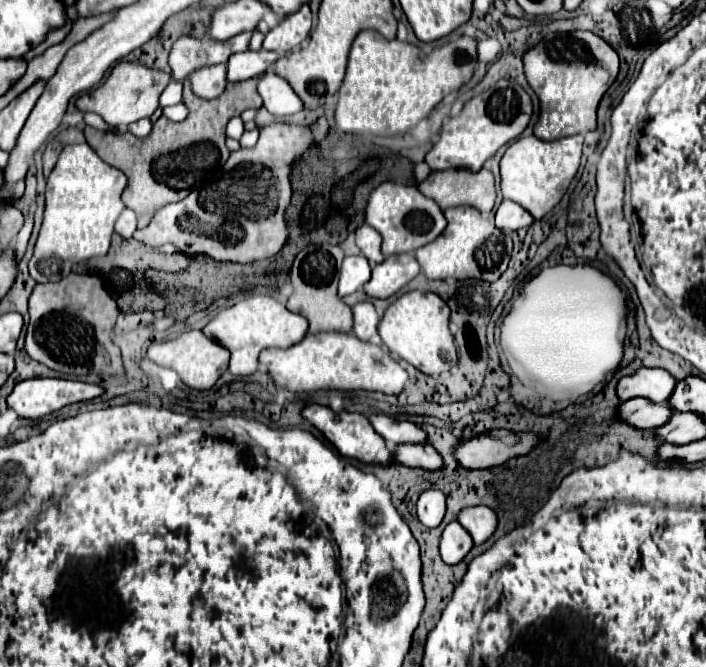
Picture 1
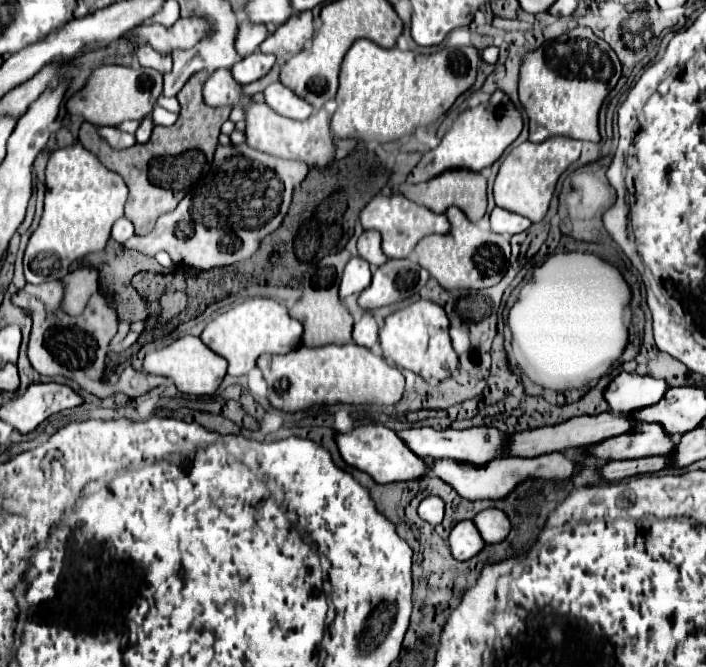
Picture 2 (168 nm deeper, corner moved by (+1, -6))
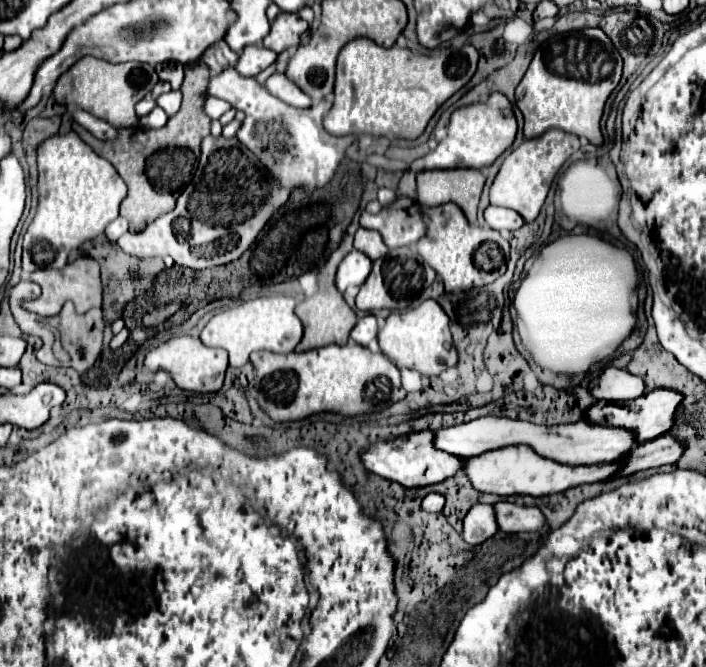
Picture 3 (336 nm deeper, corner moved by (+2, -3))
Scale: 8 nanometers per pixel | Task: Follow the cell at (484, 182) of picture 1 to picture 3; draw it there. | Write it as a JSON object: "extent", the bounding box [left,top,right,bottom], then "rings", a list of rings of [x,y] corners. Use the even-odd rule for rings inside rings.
{"extent":[416,168,484,222],"rings":[[[474,168],[422,170],[418,174],[416,198],[422,206],[440,206],[454,202],[464,210],[468,222],[476,222],[476,210],[484,180],[484,174]]]}

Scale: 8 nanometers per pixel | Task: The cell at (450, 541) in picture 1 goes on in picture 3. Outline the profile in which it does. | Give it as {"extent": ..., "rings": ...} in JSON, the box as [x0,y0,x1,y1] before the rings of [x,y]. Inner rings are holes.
{"extent":[462,504,498,546],"rings":[[[488,504],[472,506],[464,518],[464,530],[462,530],[462,538],[466,540],[466,544],[478,546],[490,536],[494,536],[496,532],[498,532],[498,526],[496,526],[492,506]]]}

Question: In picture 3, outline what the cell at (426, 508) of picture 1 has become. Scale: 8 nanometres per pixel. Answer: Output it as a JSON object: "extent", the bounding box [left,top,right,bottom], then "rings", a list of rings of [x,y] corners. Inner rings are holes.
{"extent":[422,492,444,512],"rings":[[[436,492],[428,494],[428,496],[422,500],[422,508],[424,508],[426,512],[442,512],[442,508],[444,508],[444,496],[442,496],[442,494],[436,494]]]}

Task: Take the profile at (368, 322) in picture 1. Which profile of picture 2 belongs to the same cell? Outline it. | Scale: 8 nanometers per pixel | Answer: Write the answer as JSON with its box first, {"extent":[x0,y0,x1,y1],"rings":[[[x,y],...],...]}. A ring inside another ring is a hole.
{"extent":[353,313,379,347],"rings":[[[365,313],[355,325],[353,325],[353,341],[361,347],[373,347],[377,343],[379,325],[371,313]]]}

